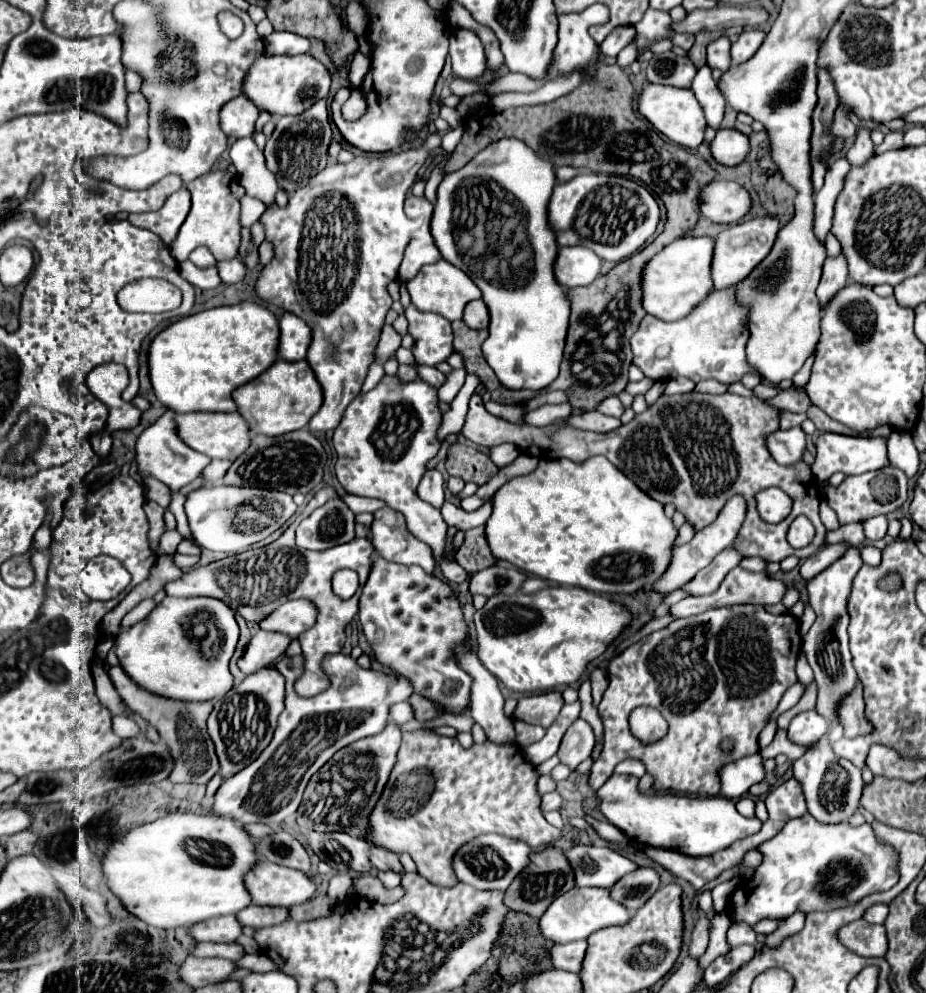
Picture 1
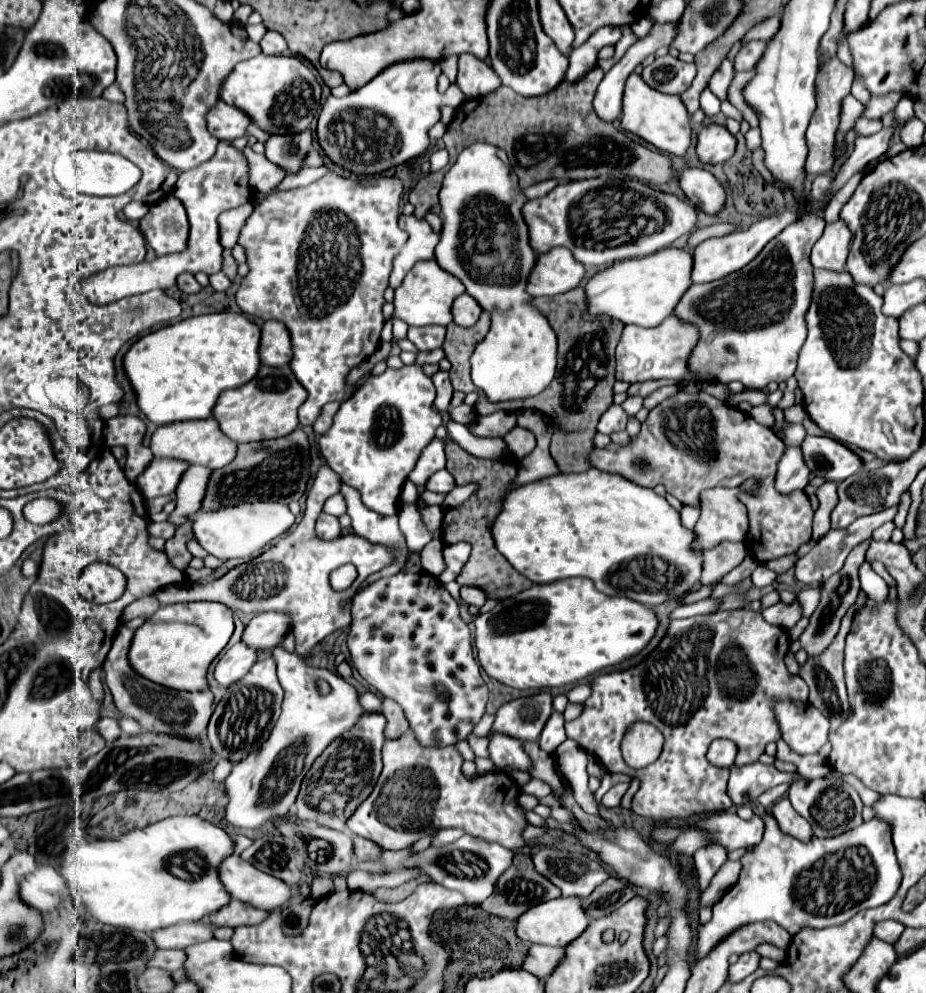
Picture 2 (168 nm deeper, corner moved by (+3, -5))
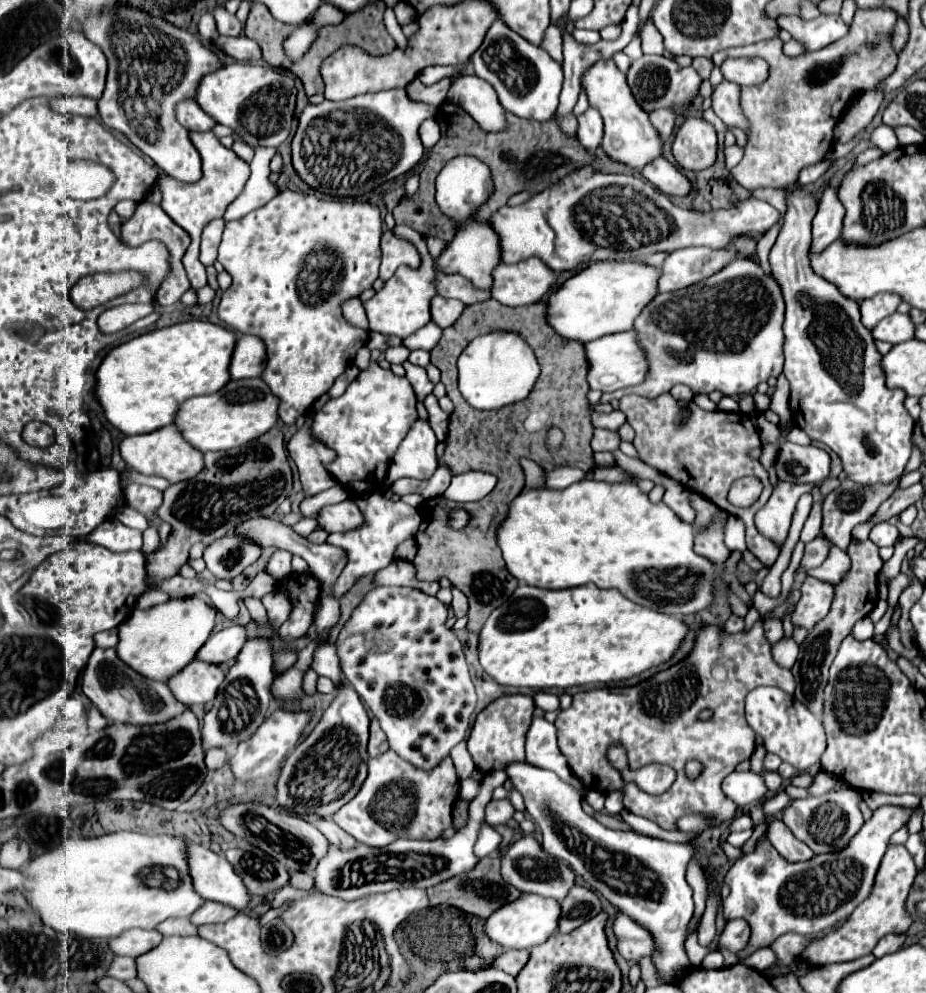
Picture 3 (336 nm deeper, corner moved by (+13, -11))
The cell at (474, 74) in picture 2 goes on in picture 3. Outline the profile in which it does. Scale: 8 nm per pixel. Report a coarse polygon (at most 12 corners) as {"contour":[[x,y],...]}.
{"contour":[[458,77],[448,99],[486,133],[508,127],[494,87]]}

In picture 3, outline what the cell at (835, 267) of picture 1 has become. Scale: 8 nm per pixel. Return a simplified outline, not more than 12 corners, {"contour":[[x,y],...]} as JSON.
{"contour":[[826,187],[812,221],[812,251],[840,237],[844,209]]}

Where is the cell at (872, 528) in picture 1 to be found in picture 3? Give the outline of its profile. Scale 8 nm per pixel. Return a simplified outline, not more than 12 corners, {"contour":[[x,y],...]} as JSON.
{"contour":[[878,523],[870,541],[878,547],[894,547],[900,533],[890,523]]}

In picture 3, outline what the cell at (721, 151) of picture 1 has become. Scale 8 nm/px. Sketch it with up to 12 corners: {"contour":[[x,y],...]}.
{"contour":[[700,115],[678,127],[672,155],[702,171],[716,159],[716,129]]}

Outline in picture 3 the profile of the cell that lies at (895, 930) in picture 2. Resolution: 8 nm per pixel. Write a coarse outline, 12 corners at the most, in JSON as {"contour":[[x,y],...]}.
{"contour":[[886,935],[874,949],[874,957],[896,953],[906,935]]}

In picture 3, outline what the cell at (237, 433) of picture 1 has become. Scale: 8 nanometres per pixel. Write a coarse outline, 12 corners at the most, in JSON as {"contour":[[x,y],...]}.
{"contour":[[174,425],[124,437],[130,469],[186,481],[202,471],[200,451]]}

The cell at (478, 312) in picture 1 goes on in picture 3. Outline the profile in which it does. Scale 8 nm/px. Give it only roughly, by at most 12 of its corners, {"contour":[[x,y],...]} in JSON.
{"contour":[[434,295],[430,301],[432,321],[450,327],[464,311],[456,299]]}

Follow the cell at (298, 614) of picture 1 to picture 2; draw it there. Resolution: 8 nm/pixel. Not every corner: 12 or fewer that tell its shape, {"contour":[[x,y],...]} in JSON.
{"contour":[[268,611],[252,617],[242,641],[274,649],[292,629],[292,617]]}

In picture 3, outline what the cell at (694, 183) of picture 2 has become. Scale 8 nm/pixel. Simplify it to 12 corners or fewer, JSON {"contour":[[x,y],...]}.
{"contour":[[664,157],[640,173],[666,195],[684,197],[690,181]]}

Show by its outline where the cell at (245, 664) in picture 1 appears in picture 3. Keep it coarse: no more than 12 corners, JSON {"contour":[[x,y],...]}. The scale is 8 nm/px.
{"contour":[[192,661],[166,685],[186,707],[210,703],[224,679],[218,665]]}

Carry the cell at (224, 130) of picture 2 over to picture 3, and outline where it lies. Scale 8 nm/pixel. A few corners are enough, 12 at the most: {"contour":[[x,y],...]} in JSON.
{"contour":[[194,99],[176,105],[176,121],[188,131],[216,125]]}

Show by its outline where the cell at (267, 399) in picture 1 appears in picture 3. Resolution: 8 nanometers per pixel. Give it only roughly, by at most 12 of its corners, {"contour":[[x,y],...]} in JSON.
{"contour":[[260,377],[230,381],[176,411],[198,451],[264,435],[278,399]]}

